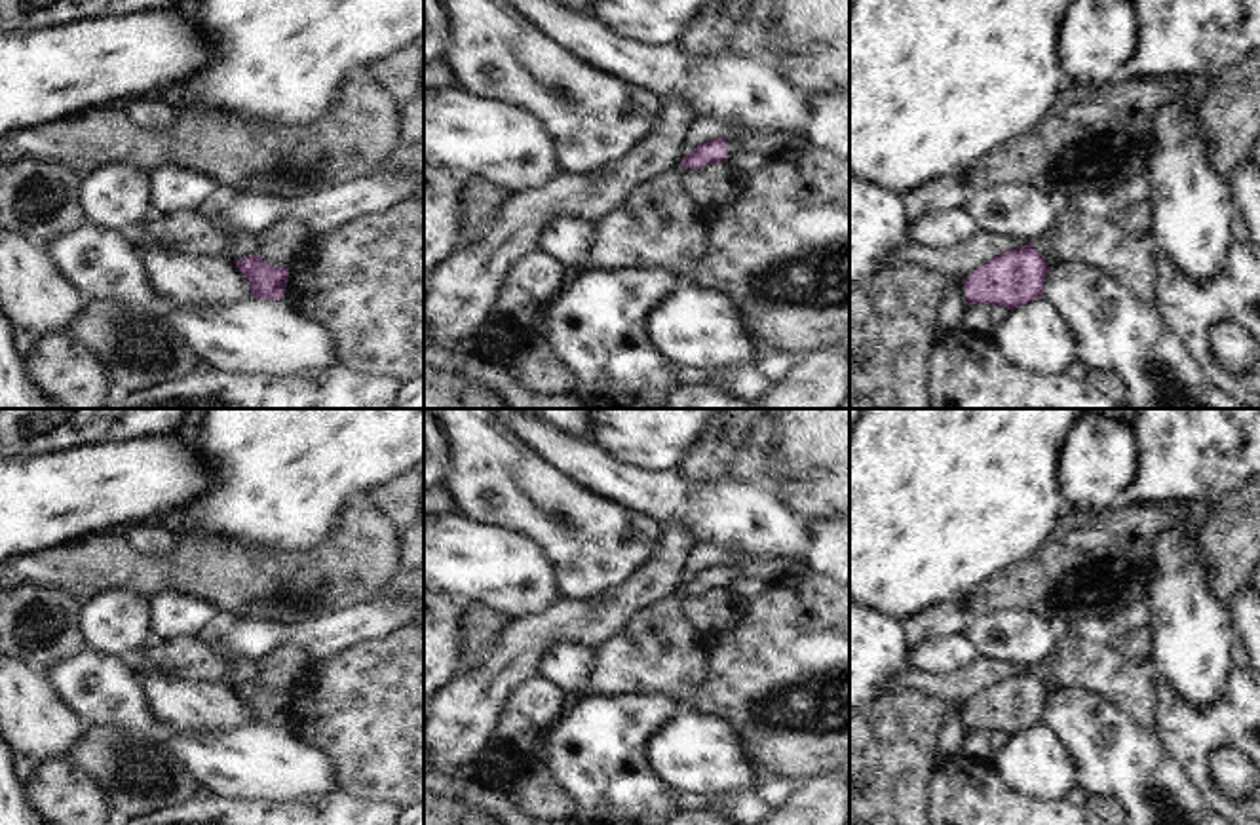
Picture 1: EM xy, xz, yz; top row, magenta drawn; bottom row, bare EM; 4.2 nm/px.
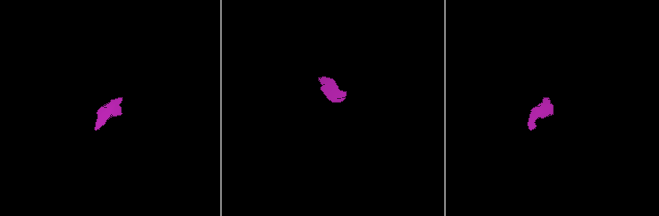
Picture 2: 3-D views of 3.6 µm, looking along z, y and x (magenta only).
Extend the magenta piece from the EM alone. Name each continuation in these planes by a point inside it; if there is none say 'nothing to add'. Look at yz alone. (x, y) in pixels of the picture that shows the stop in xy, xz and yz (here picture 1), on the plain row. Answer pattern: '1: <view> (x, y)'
nothing to add

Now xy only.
nothing to add

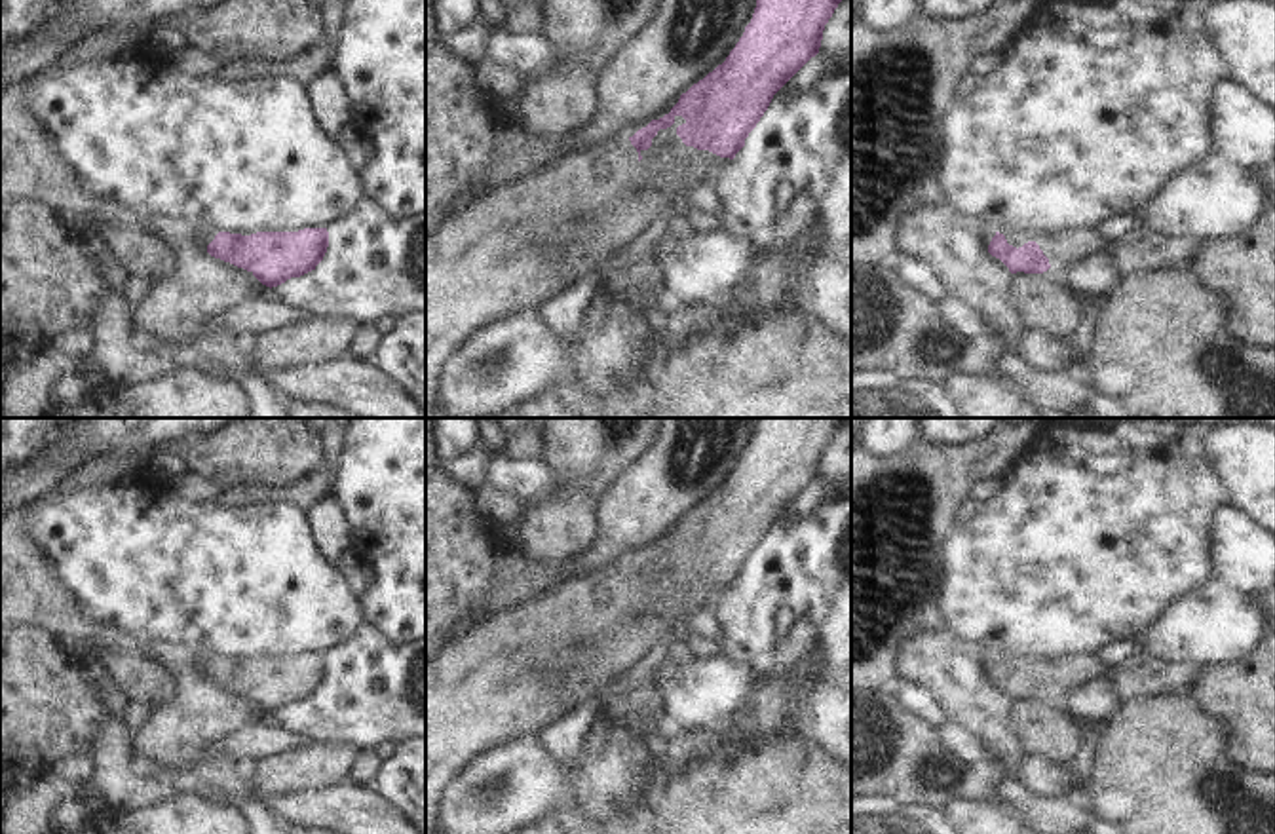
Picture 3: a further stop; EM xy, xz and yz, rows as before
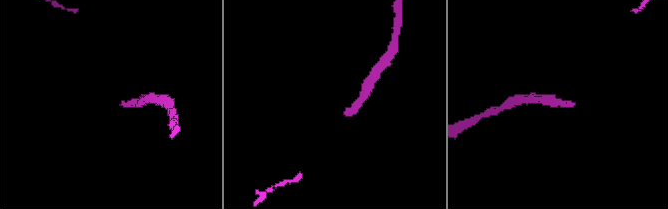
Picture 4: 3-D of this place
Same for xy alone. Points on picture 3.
nothing to add

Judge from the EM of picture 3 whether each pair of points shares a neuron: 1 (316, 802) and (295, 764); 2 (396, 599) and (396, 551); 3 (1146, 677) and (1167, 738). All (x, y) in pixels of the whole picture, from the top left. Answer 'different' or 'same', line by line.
1: different
2: same
3: different

